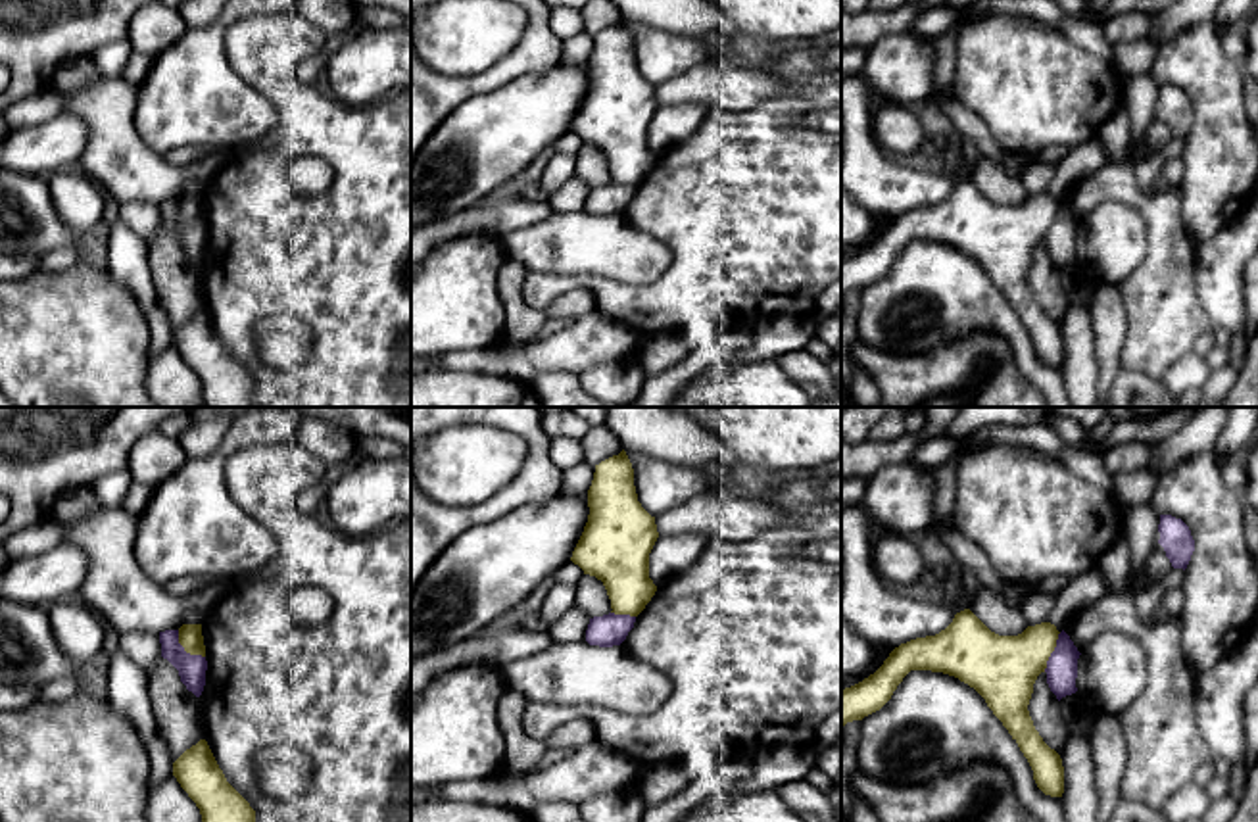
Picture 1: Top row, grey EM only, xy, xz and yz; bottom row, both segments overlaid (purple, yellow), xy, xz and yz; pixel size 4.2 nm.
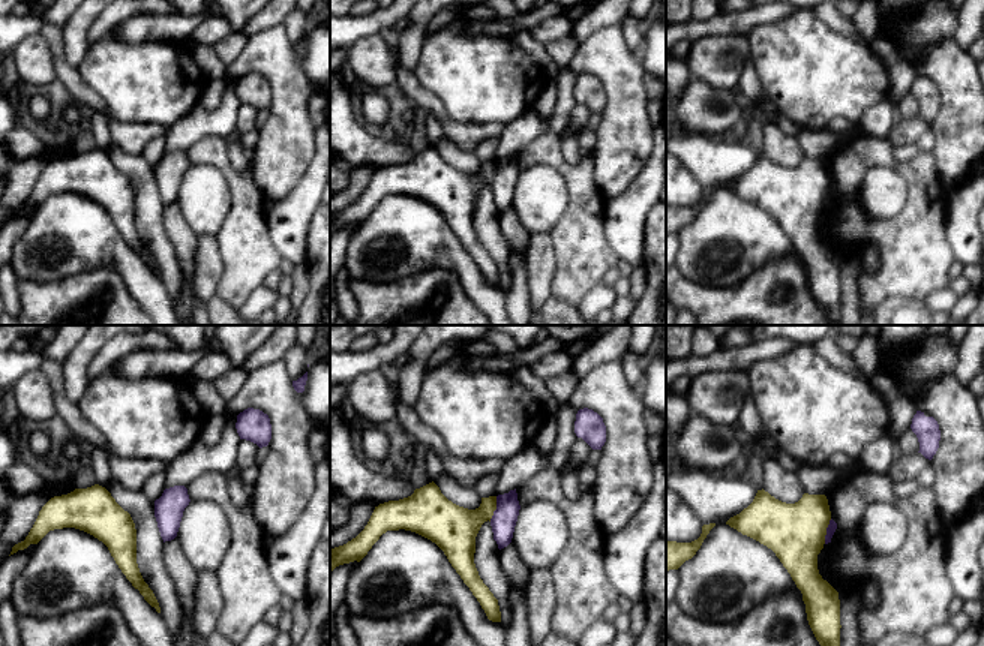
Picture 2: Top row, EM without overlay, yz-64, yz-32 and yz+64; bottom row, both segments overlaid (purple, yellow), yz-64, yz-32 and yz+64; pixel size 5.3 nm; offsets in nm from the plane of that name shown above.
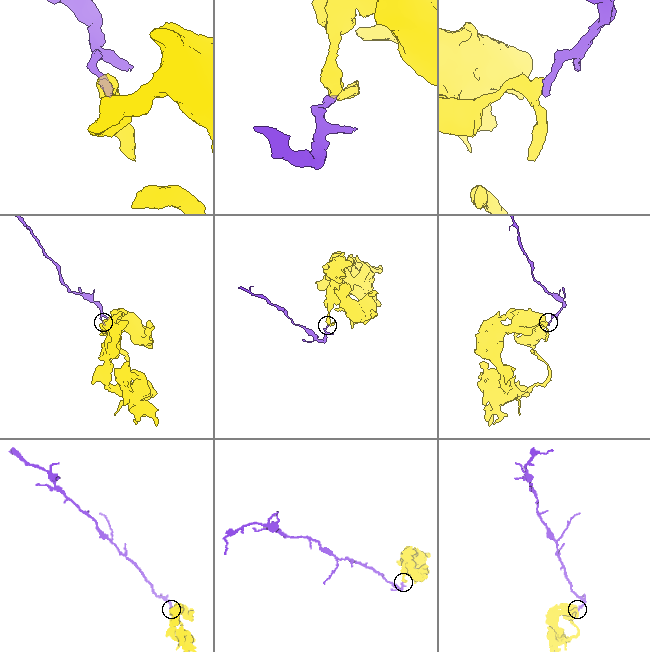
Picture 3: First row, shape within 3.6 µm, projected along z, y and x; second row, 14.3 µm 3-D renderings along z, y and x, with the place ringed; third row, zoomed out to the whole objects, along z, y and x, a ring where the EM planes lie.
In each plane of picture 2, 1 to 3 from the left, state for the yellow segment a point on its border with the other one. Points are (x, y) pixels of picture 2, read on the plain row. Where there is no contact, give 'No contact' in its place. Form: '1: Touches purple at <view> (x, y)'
1: No contact
2: Touches purple at yz-32 (497, 173)
3: Touches purple at yz+64 (827, 195)

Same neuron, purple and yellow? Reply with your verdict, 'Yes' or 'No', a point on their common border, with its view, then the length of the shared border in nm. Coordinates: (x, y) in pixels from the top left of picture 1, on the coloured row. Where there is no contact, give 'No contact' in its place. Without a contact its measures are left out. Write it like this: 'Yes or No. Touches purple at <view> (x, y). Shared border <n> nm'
No. Touches purple at xy (183, 650). Shared border 170 nm

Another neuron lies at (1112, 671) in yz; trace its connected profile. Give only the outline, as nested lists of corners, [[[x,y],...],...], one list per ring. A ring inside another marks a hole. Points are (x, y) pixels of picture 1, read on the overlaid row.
[[[1120,632],[1095,638],[1077,659],[1077,695],[1093,716],[1116,716],[1145,689],[1149,680],[1143,647]]]

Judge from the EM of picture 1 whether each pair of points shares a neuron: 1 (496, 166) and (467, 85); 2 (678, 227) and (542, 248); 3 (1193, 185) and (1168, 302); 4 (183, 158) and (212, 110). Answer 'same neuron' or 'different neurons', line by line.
1: different neurons
2: different neurons
3: different neurons
4: different neurons

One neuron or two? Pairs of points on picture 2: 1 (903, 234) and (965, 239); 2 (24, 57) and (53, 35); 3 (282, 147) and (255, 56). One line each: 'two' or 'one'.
1: two
2: two
3: one

